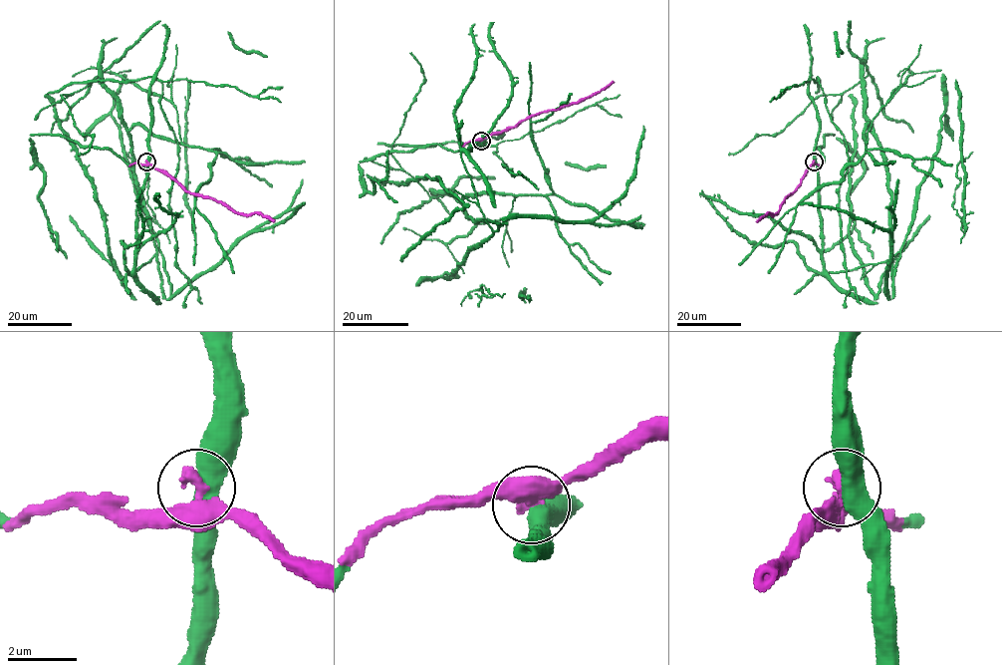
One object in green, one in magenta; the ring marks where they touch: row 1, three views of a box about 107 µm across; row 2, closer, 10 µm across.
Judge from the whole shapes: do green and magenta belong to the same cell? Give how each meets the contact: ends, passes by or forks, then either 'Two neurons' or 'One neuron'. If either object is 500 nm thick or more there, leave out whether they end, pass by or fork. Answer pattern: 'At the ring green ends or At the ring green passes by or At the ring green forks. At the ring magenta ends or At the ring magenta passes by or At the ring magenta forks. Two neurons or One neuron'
One neuron

